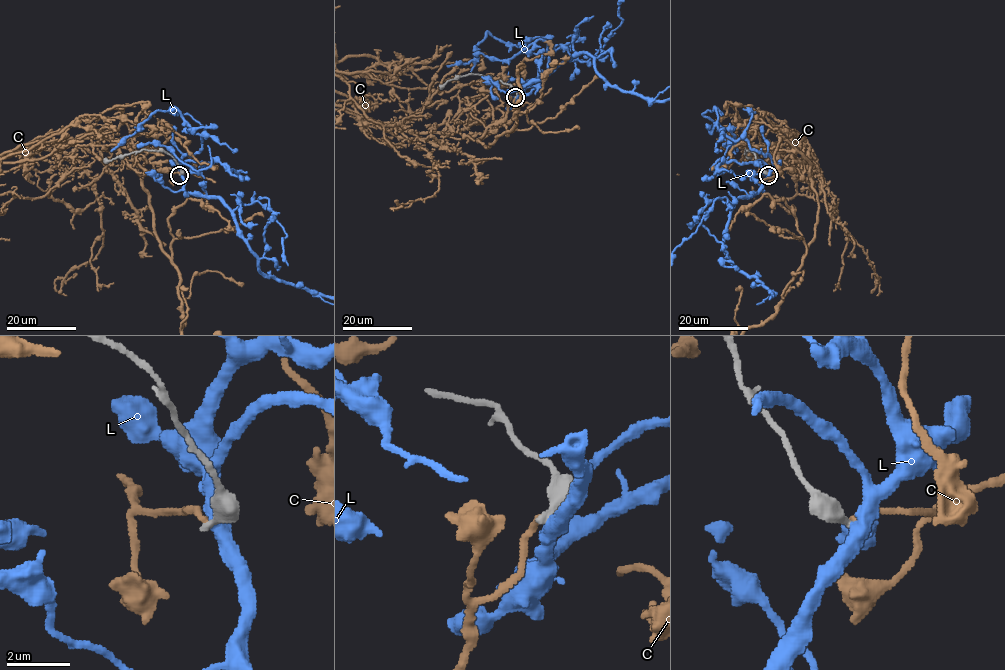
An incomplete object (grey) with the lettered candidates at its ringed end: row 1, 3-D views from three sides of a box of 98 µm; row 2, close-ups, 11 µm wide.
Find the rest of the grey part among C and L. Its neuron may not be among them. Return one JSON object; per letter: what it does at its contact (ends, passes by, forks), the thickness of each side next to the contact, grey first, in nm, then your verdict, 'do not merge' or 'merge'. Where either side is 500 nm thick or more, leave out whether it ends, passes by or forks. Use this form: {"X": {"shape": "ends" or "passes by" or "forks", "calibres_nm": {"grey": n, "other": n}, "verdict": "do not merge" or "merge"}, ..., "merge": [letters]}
{"C": {"shape": "ends", "calibres_nm": {"grey": 360, "other": 190}, "verdict": "do not merge"}, "L": {"shape": "passes by", "calibres_nm": {"grey": 400, "other": 480}, "verdict": "do not merge"}, "merge": []}

